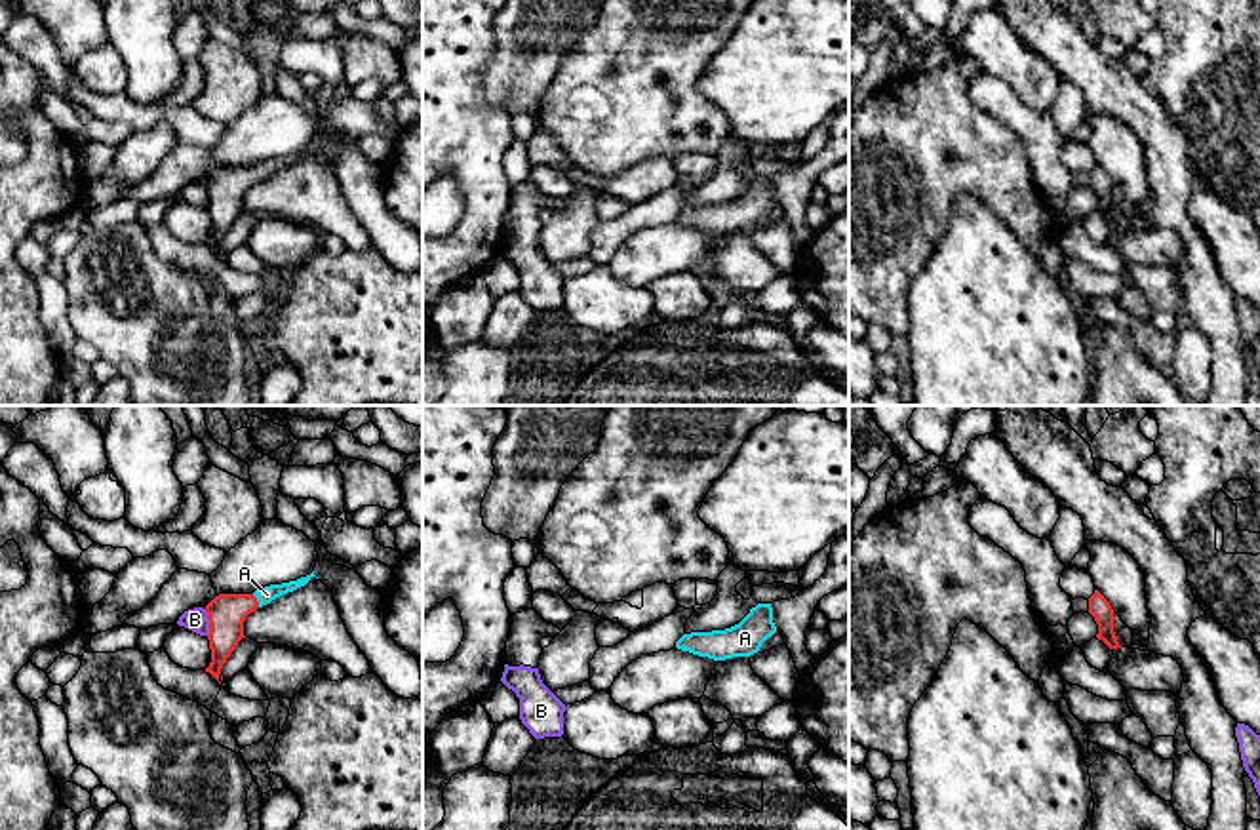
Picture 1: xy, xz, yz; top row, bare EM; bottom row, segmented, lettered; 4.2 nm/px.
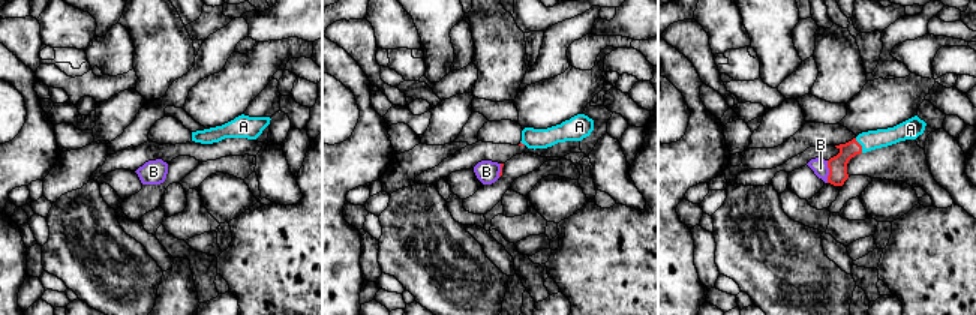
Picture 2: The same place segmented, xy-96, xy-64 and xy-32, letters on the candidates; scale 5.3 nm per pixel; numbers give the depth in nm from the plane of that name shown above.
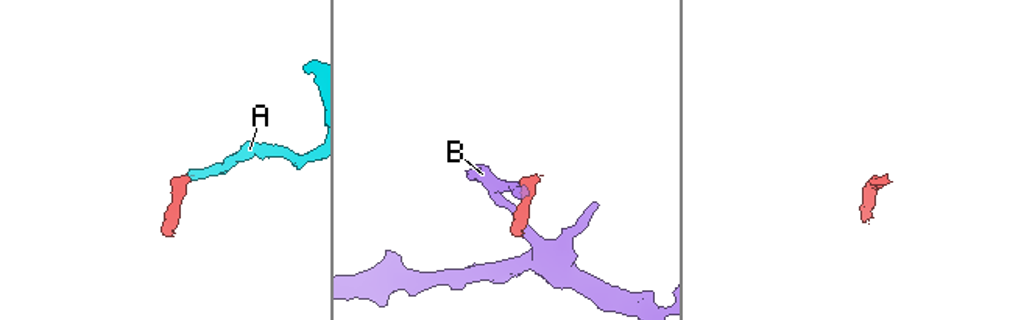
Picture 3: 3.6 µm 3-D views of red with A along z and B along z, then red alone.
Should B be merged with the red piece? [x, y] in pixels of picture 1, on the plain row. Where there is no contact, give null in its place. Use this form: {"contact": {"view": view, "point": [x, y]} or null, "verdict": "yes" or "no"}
{"contact": {"view": "xy", "point": [210, 197]}, "verdict": "no"}

